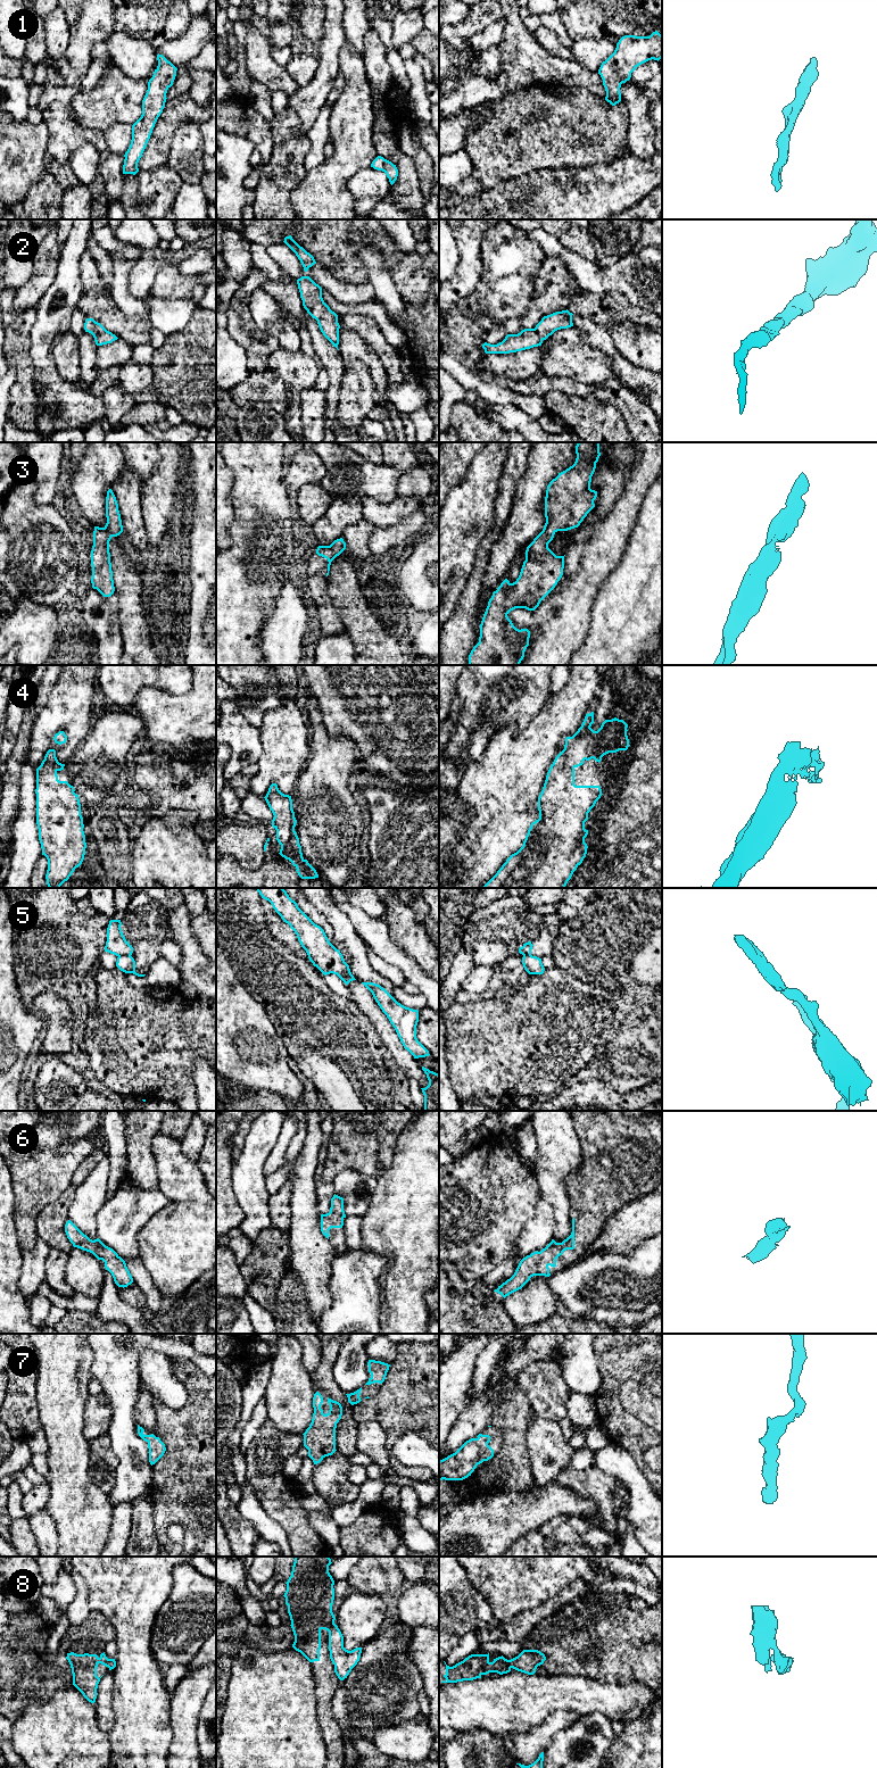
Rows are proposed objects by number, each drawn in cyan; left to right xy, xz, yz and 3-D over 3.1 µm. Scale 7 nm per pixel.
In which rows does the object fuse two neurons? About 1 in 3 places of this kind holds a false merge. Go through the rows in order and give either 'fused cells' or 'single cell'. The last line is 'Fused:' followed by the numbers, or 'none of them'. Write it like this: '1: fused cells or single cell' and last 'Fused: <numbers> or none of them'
1: single cell
2: single cell
3: single cell
4: single cell
5: fused cells
6: single cell
7: single cell
8: fused cells
Fused: 5, 8

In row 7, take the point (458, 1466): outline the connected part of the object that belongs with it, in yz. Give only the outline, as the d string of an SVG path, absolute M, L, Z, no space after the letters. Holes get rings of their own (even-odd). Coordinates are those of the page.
M479 1434L466 1441L455 1453L440 1460L439 1480L463 1480L471 1476L478 1464L494 1456L489 1442L489 1435Z

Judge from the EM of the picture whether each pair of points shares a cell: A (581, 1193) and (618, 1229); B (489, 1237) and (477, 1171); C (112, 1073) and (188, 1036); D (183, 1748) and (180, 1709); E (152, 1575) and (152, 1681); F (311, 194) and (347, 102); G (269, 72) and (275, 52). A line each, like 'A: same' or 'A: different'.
A: different
B: same
C: same
D: same
E: same
F: same
G: different

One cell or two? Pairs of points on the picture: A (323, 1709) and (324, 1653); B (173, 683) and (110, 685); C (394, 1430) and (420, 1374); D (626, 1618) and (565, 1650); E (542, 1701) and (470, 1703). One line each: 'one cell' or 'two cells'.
A: one cell
B: one cell
C: one cell
D: one cell
E: one cell

